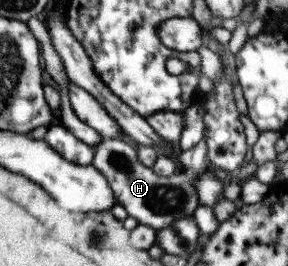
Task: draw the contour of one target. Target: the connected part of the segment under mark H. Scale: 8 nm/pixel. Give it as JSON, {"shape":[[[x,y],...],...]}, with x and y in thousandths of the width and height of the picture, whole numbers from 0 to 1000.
{"shape":[[[715,474],[705,485],[705,511],[688,538],[646,564],[628,560],[587,564],[587,556],[559,556],[545,564],[545,583],[583,586],[601,594],[625,617],[628,639],[590,662],[566,662],[538,650],[531,632],[510,628],[490,613],[479,586],[479,549],[434,538],[424,526],[351,526],[351,545],[330,553],[323,564],[330,590],[323,620],[351,650],[365,654],[365,665],[378,677],[385,703],[392,707],[399,741],[413,752],[413,767],[431,774],[431,786],[444,797],[444,808],[469,820],[479,842],[503,842],[545,868],[583,857],[601,835],[625,827],[639,816],[663,816],[691,778],[691,737],[677,703],[688,684],[688,658],[698,647],[733,628],[733,602],[726,598],[726,549],[719,549],[719,523],[708,500],[715,496]]]}

